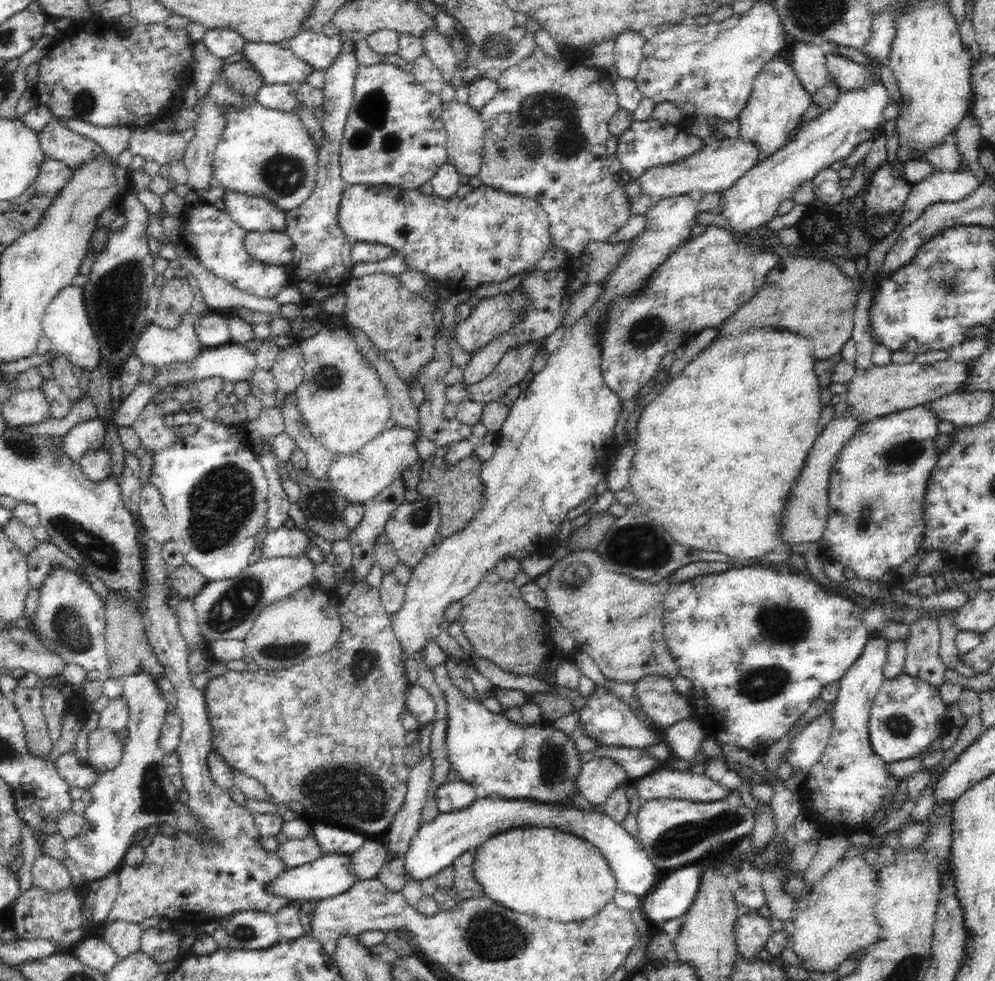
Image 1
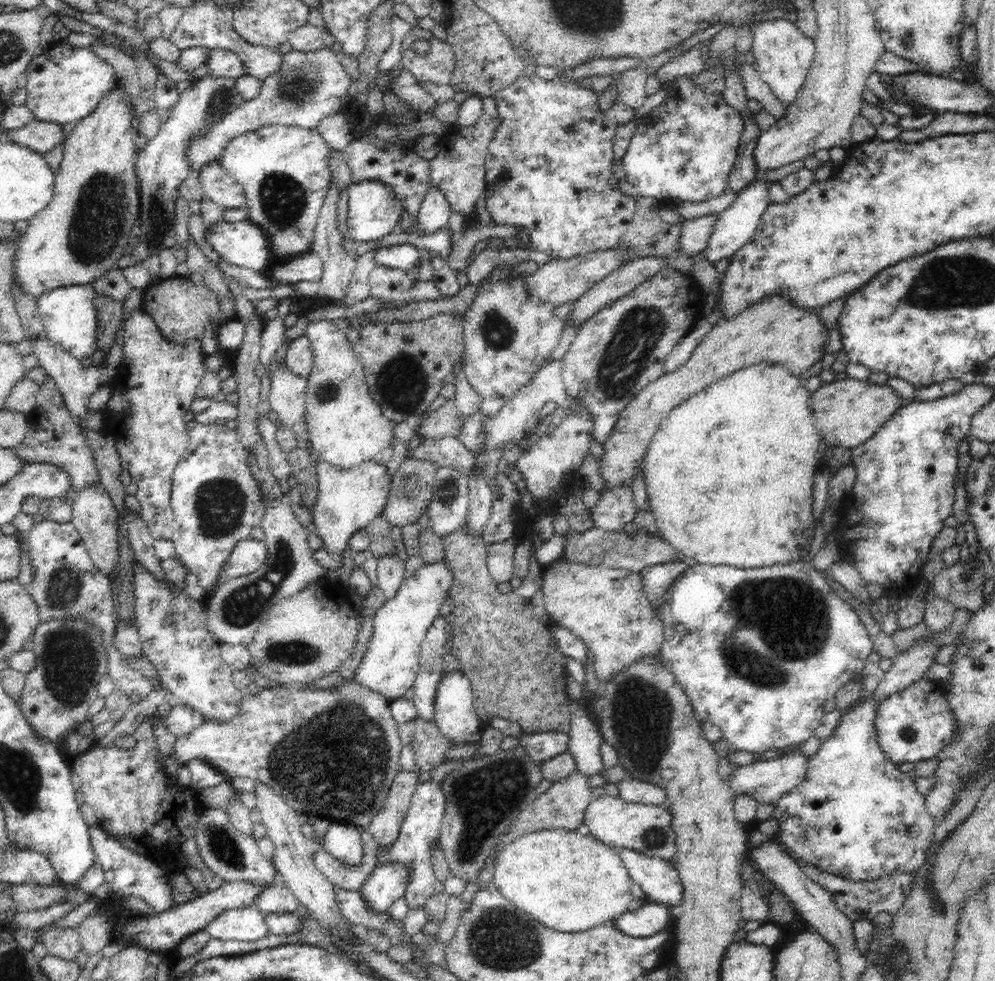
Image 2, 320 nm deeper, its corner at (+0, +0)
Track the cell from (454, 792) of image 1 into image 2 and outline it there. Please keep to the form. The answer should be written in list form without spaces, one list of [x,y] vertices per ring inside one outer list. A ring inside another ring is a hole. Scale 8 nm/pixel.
[[[424,781],[416,785],[409,809],[400,825],[400,834],[391,847],[379,847],[377,864],[403,864],[409,868],[409,883],[404,898],[408,908],[423,908],[428,899],[440,893],[437,879],[432,871],[432,846],[438,842],[441,832],[441,820],[444,816],[446,799],[440,782]]]

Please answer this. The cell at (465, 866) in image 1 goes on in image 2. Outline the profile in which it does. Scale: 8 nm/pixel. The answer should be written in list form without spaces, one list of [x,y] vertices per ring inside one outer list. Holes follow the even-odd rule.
[[[518,746],[512,750],[498,749],[494,754],[468,759],[460,768],[452,770],[443,778],[440,783],[446,806],[441,820],[439,846],[445,860],[448,861],[450,876],[453,874],[468,883],[483,870],[484,861],[488,858],[498,836],[504,834],[518,813],[540,794],[536,788],[543,779],[541,764],[542,762],[530,760],[524,748]]]

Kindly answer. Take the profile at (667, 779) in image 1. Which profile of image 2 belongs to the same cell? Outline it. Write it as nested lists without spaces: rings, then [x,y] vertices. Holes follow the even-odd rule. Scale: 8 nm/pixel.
[[[623,779],[617,783],[619,797],[630,804],[646,804],[650,806],[665,805],[666,791],[661,786],[642,780]]]

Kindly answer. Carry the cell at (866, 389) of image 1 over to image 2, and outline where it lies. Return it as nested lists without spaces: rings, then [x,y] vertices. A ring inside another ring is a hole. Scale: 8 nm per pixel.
[[[846,378],[822,384],[811,393],[810,409],[820,436],[830,446],[853,449],[874,436],[876,431],[899,409],[900,395],[884,385],[870,385],[867,380]]]

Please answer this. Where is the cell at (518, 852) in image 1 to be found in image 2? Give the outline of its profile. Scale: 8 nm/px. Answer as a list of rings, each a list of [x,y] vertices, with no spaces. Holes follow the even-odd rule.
[[[542,830],[510,842],[497,853],[492,882],[505,896],[504,900],[558,932],[582,932],[615,920],[627,912],[628,904],[633,900],[630,892],[633,882],[620,855],[612,847],[596,838],[583,836],[577,830]]]

